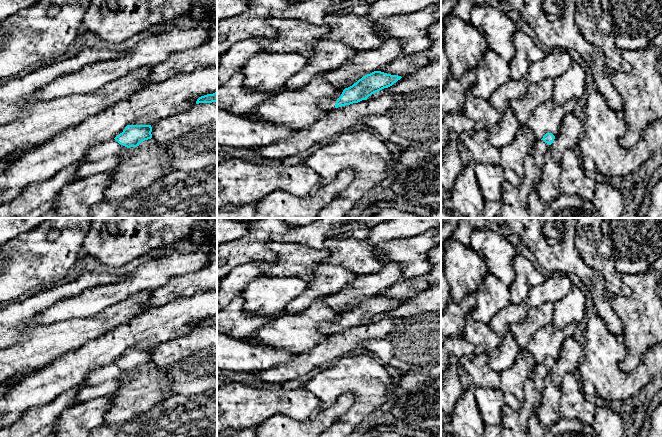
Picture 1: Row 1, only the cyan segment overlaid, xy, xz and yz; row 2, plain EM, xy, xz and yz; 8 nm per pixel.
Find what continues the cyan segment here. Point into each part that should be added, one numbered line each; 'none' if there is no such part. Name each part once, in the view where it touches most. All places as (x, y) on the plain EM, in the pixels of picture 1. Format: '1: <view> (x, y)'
1: xz (329, 327)

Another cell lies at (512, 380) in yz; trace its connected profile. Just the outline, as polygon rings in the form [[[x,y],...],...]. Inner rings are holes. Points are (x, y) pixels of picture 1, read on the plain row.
[[[520,349],[513,365],[499,373],[500,389],[513,394],[519,401],[524,399],[524,384],[531,378],[536,366],[533,355],[527,349]]]

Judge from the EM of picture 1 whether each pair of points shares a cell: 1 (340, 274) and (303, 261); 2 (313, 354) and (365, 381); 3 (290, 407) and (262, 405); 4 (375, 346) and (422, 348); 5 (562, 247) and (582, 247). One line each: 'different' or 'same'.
1: different
2: different
3: same
4: same
5: different

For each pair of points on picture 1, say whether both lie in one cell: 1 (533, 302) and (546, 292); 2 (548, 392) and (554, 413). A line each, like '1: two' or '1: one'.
1: one
2: one

